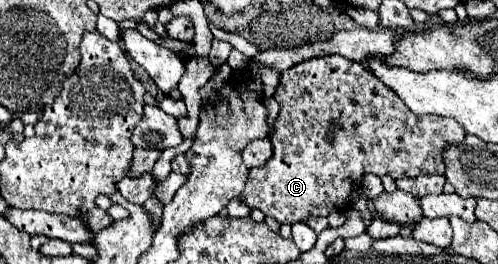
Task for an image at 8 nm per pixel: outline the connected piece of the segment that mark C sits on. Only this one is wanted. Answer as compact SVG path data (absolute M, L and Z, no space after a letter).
M322 56L322 58L312 58L312 60L304 60L292 68L288 68L286 72L282 72L282 80L280 86L274 94L274 98L280 104L280 114L274 120L274 132L270 134L272 138L272 146L274 146L274 154L268 160L266 166L260 168L252 168L250 170L250 178L246 182L246 188L242 192L242 200L250 206L250 208L258 208L260 212L264 212L264 216L272 216L276 218L280 224L294 224L300 220L306 220L308 216L328 216L330 212L344 212L350 208L350 194L360 190L362 186L362 178L366 174L376 174L376 176L392 176L396 178L418 178L422 174L440 174L444 176L446 172L446 164L444 164L444 150L458 146L466 132L460 124L456 124L456 120L452 118L438 118L438 116L416 116L412 112L408 112L408 108L404 108L404 104L400 104L400 98L394 92L388 92L388 88L384 88L384 84L380 84L380 80L376 80L376 76L372 76L372 72L368 72L360 62L354 60L346 60L342 56Z

